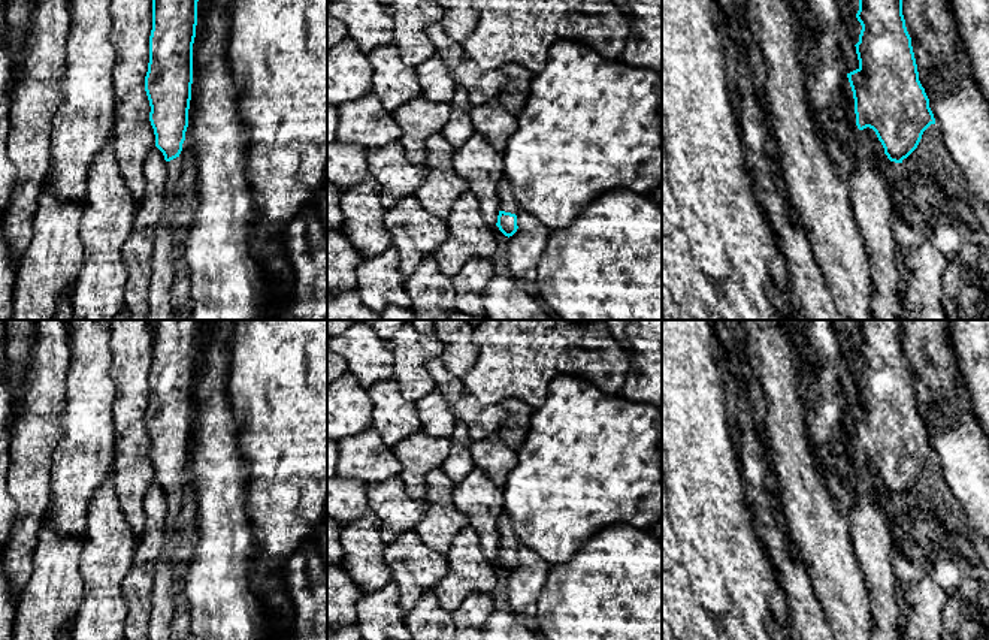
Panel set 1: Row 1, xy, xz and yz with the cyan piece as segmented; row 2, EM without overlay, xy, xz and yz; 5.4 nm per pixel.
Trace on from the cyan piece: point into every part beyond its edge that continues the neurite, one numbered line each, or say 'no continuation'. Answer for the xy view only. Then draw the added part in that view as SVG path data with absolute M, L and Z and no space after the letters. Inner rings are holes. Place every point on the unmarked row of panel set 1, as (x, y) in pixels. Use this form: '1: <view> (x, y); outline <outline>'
1: xy (163, 597); outline M181 489L167 496L167 516L163 529L161 556L155 562L152 577L152 616L149 622L149 640L172 640L170 624L175 609L175 571L167 562L167 555L173 550L178 531L175 529L178 516L182 510L184 490Z

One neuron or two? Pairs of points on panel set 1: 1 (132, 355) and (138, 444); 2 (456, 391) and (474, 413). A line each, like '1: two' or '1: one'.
1: one
2: one

